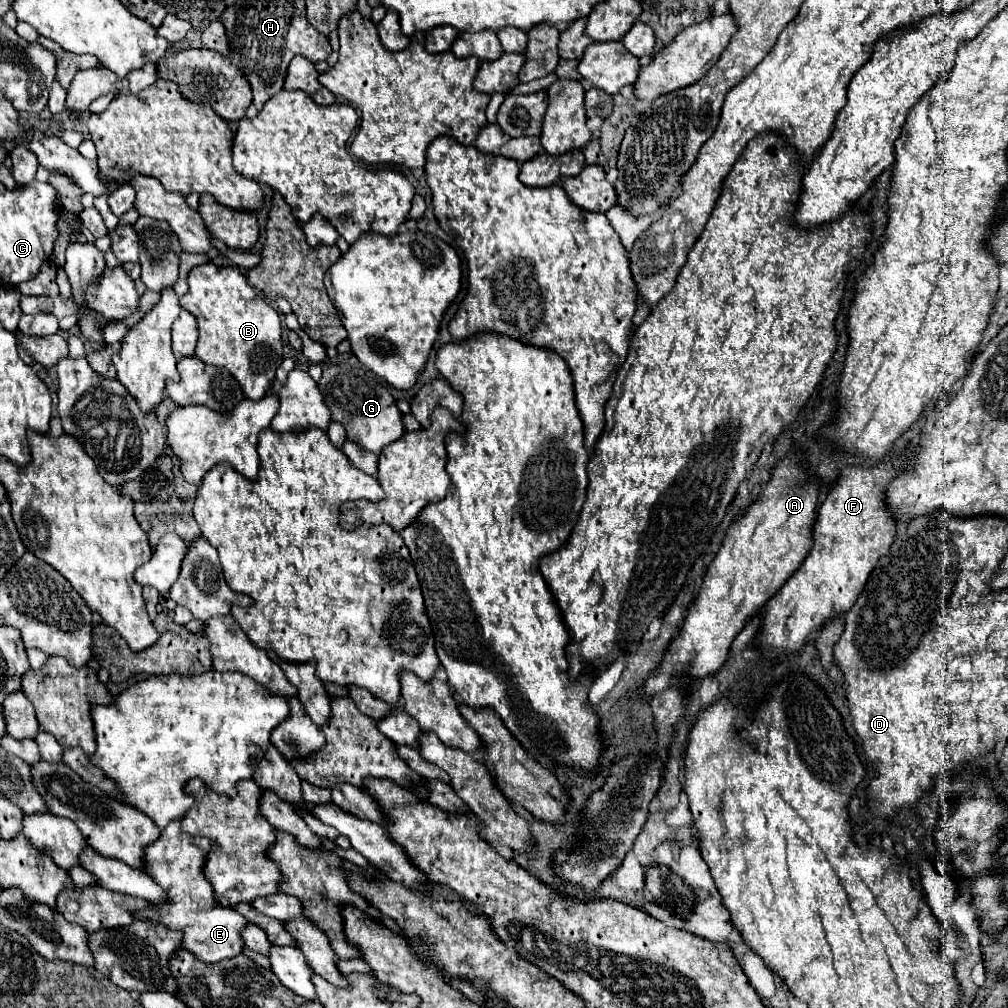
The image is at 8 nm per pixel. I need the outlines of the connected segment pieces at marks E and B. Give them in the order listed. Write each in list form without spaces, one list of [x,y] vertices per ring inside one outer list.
[[[179,821],[169,823],[159,835],[159,839],[153,841],[149,847],[145,847],[143,853],[143,871],[149,877],[153,877],[153,881],[157,881],[161,889],[165,889],[169,899],[161,905],[149,903],[145,909],[133,913],[133,917],[141,921],[149,919],[161,921],[161,925],[165,927],[183,931],[183,941],[181,941],[183,949],[187,949],[205,963],[217,963],[241,953],[243,949],[241,929],[245,927],[247,921],[233,907],[223,907],[215,901],[213,889],[201,873],[201,865],[205,863],[209,849],[211,849],[209,839],[183,833]]]
[[[209,261],[193,267],[187,283],[189,291],[179,299],[179,303],[195,315],[199,325],[195,355],[209,365],[229,369],[249,399],[257,401],[265,397],[275,377],[275,369],[283,359],[281,321],[277,309],[273,309],[265,297],[249,285],[247,277],[237,267],[219,267]]]

